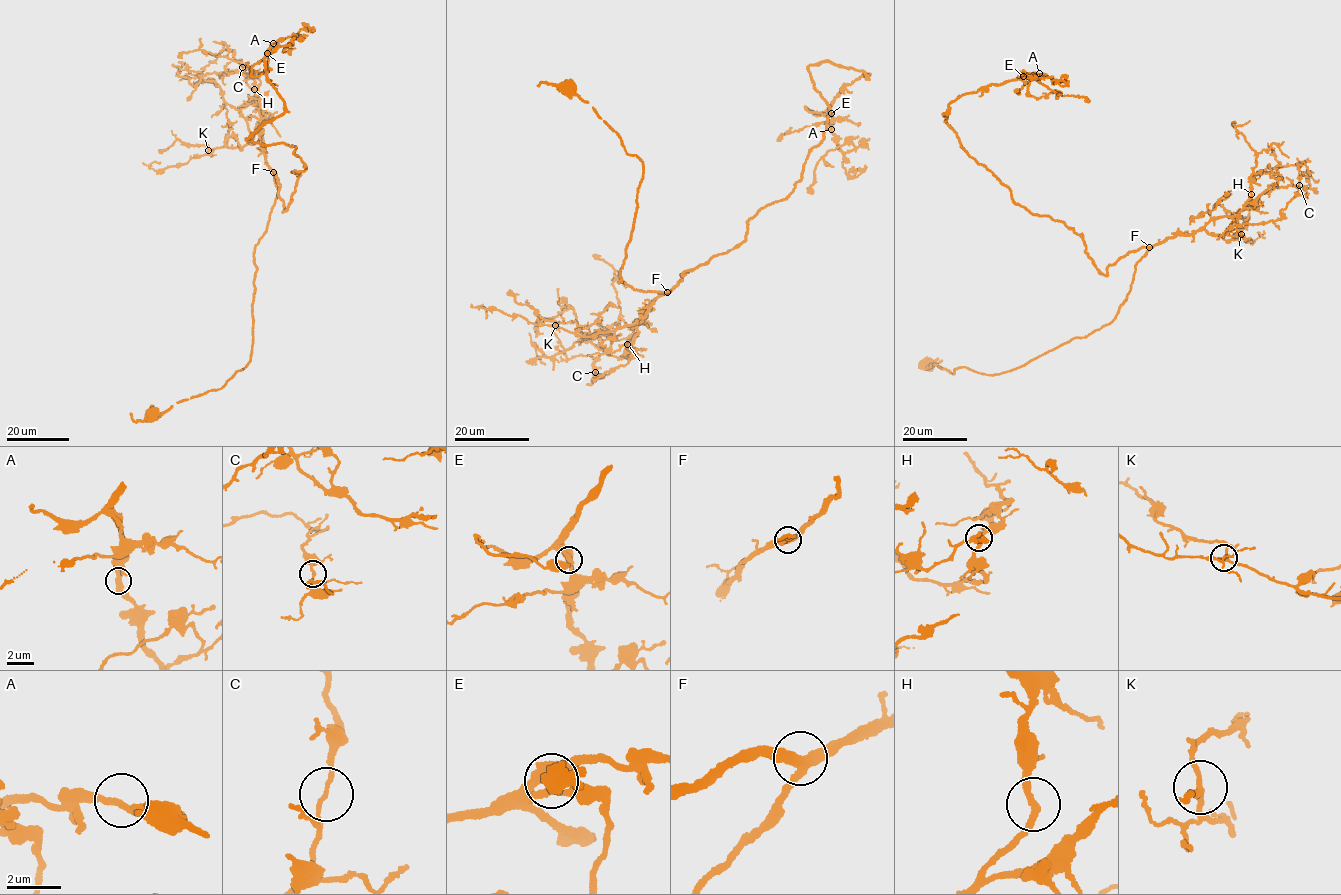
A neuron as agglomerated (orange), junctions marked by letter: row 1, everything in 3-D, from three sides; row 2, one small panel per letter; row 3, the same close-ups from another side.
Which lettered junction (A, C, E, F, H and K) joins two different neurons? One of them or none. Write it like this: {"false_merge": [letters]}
{"false_merge": []}

